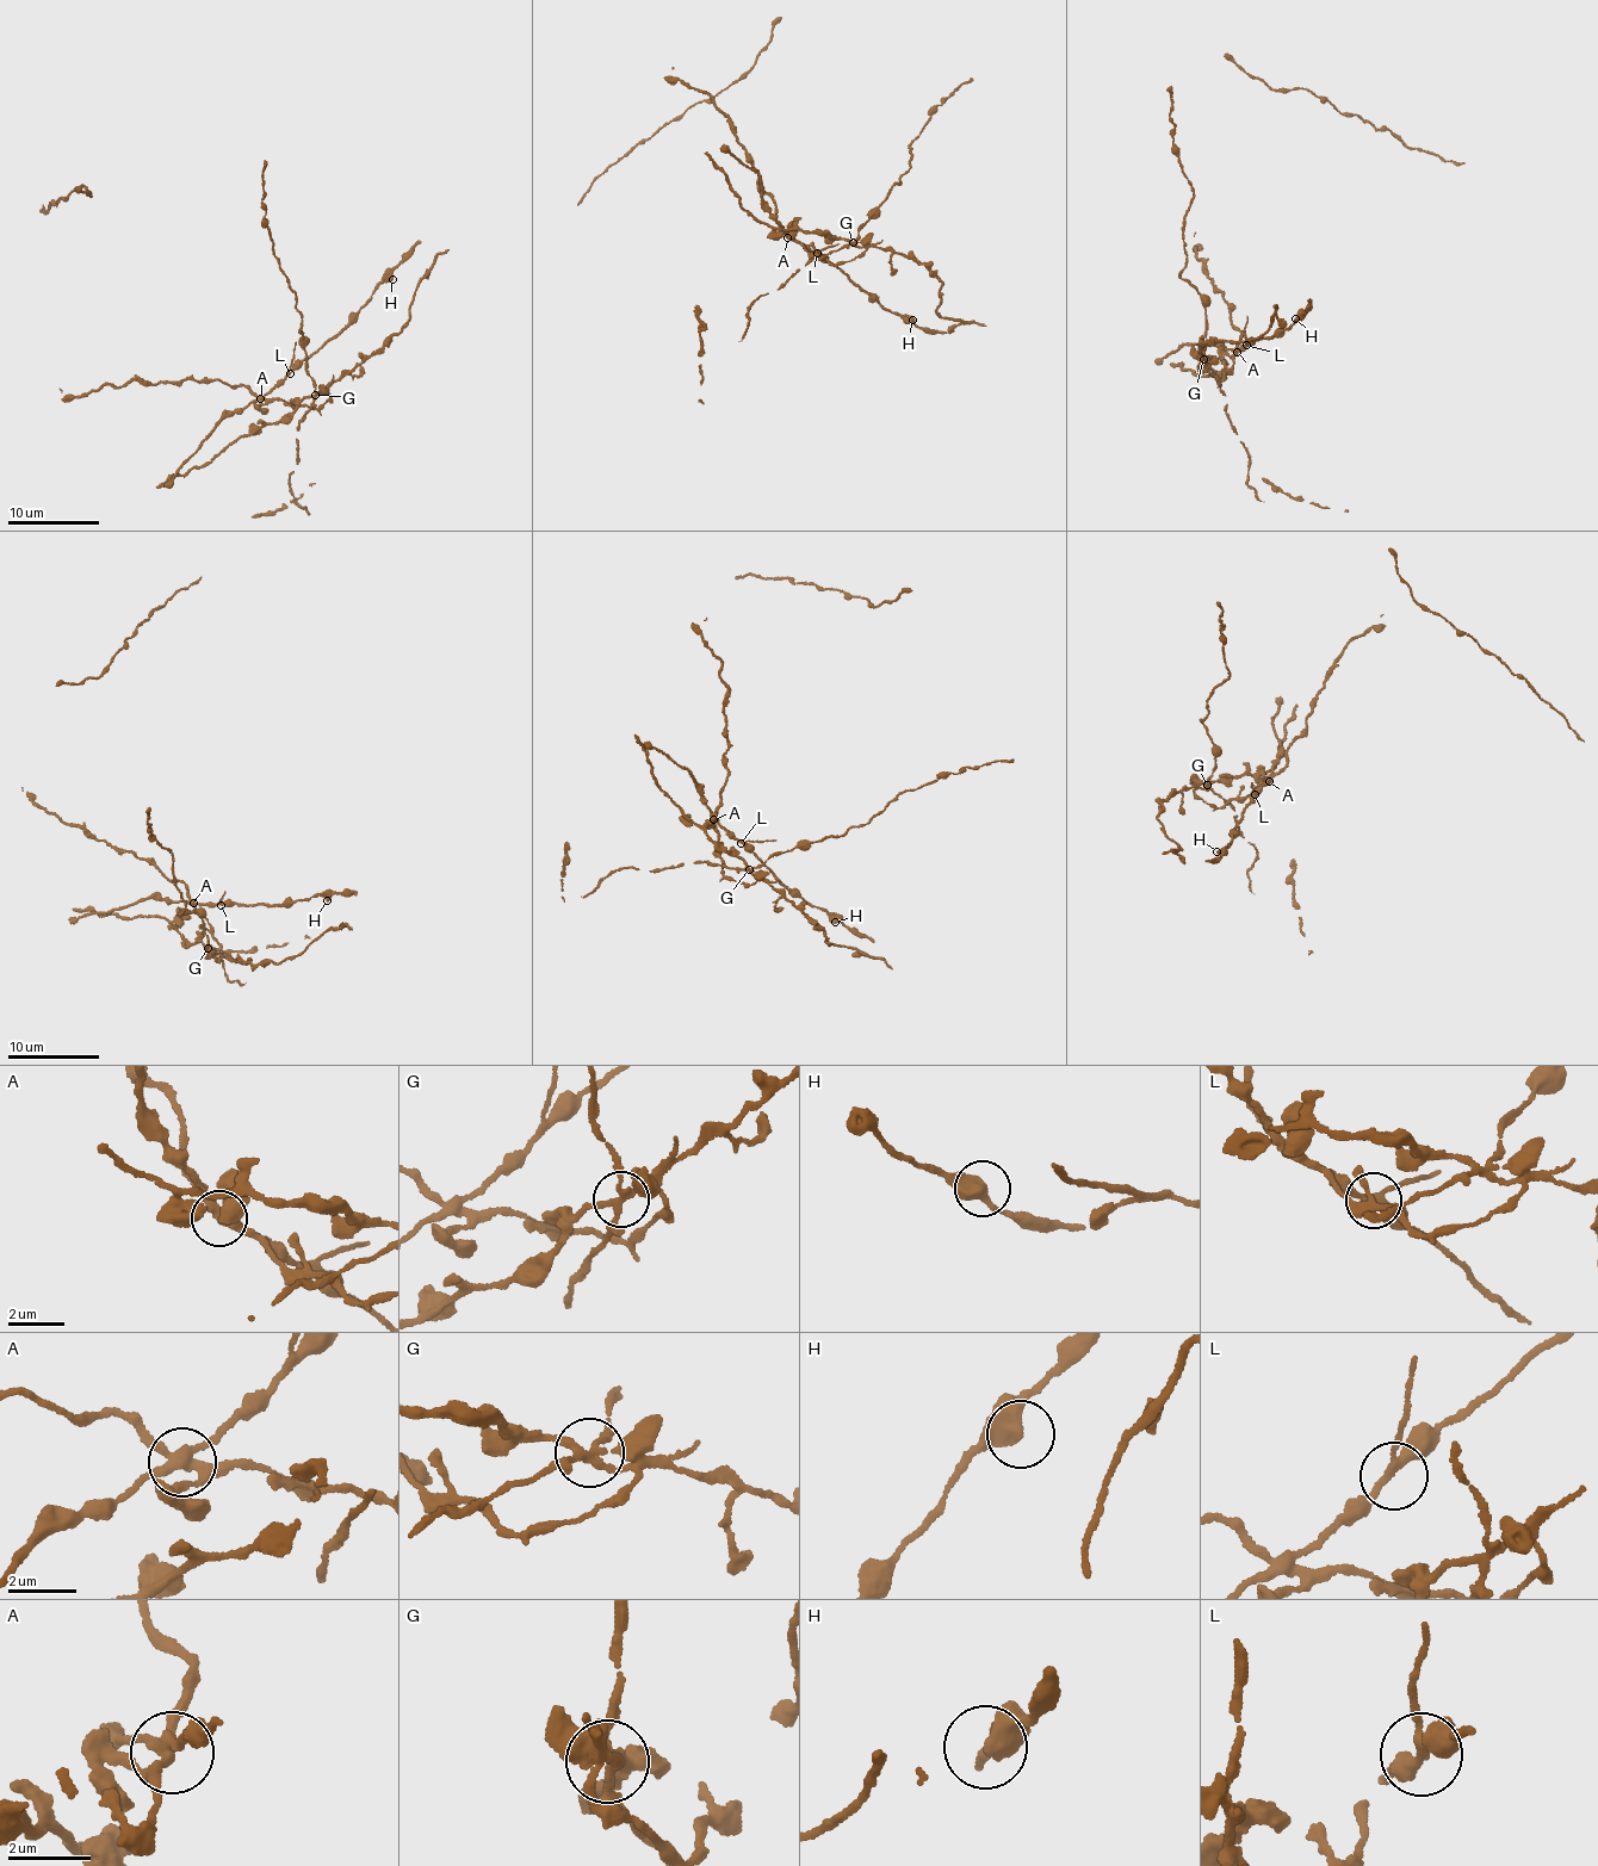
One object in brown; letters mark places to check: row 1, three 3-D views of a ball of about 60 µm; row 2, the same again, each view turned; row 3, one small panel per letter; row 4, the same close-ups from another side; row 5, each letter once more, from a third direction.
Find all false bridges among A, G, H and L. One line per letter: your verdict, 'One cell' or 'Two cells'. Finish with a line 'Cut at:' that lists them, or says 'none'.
A: Two cells
G: Two cells
H: One cell
L: One cell
Cut at: A, G

